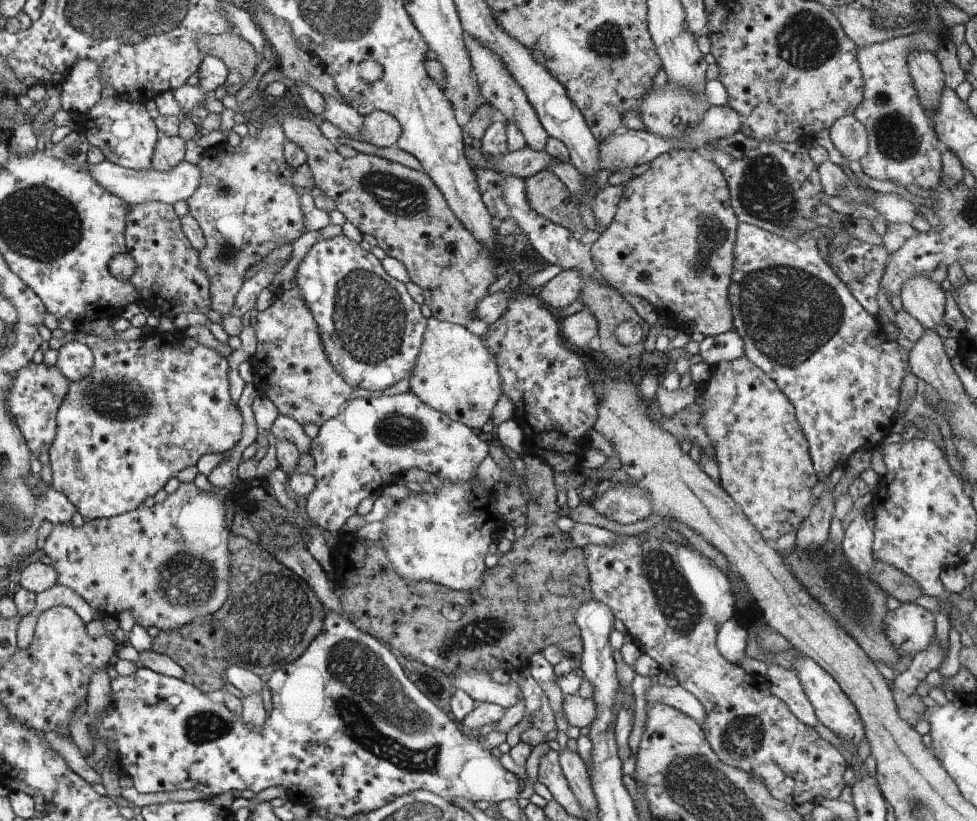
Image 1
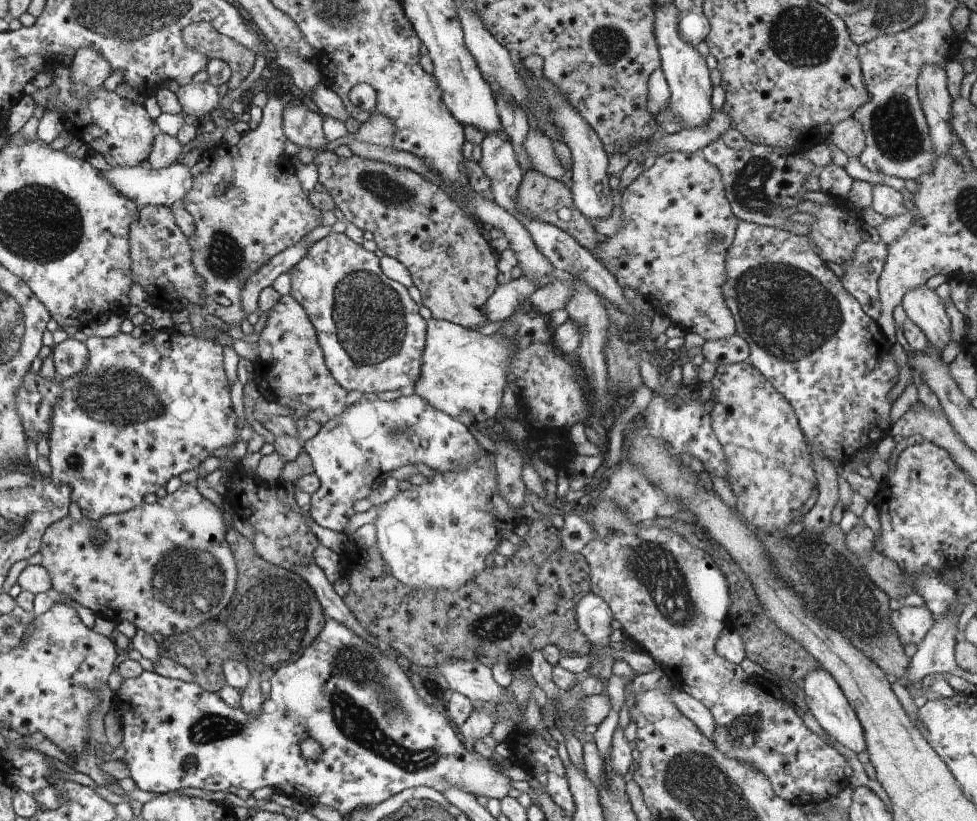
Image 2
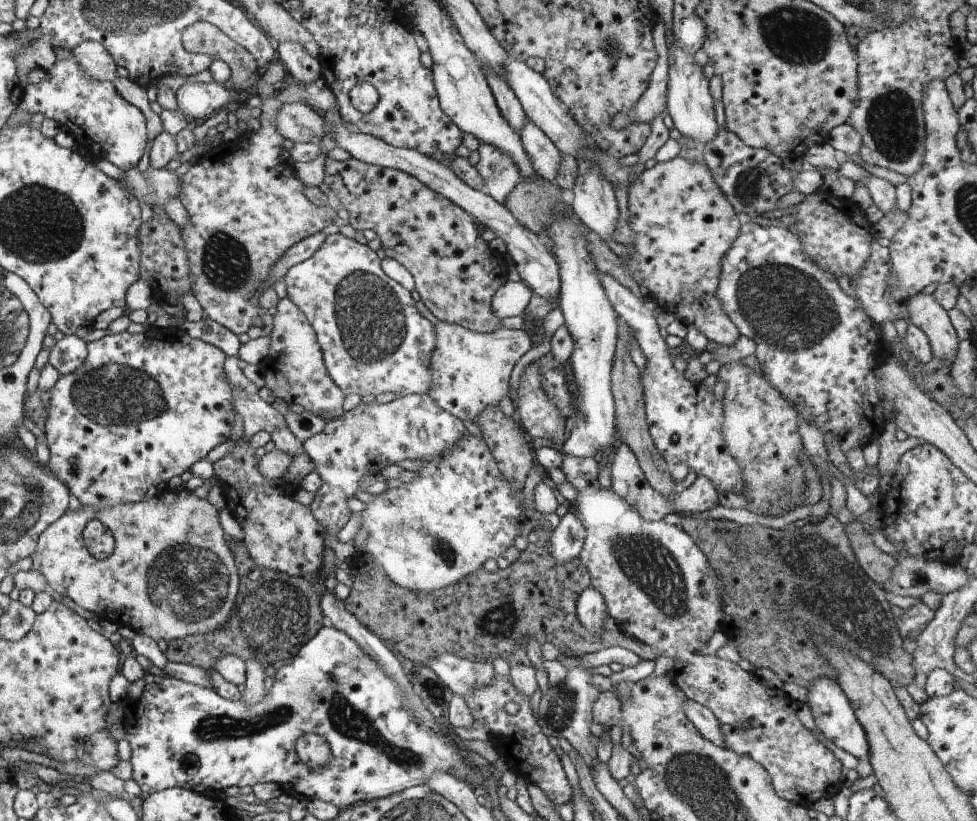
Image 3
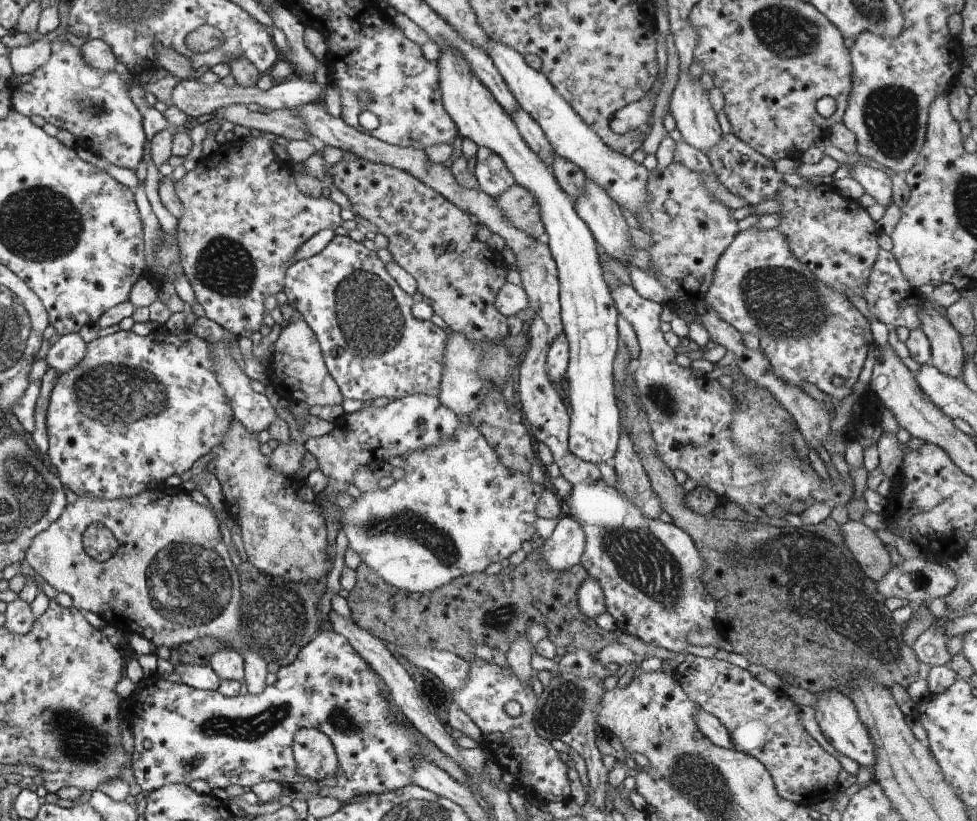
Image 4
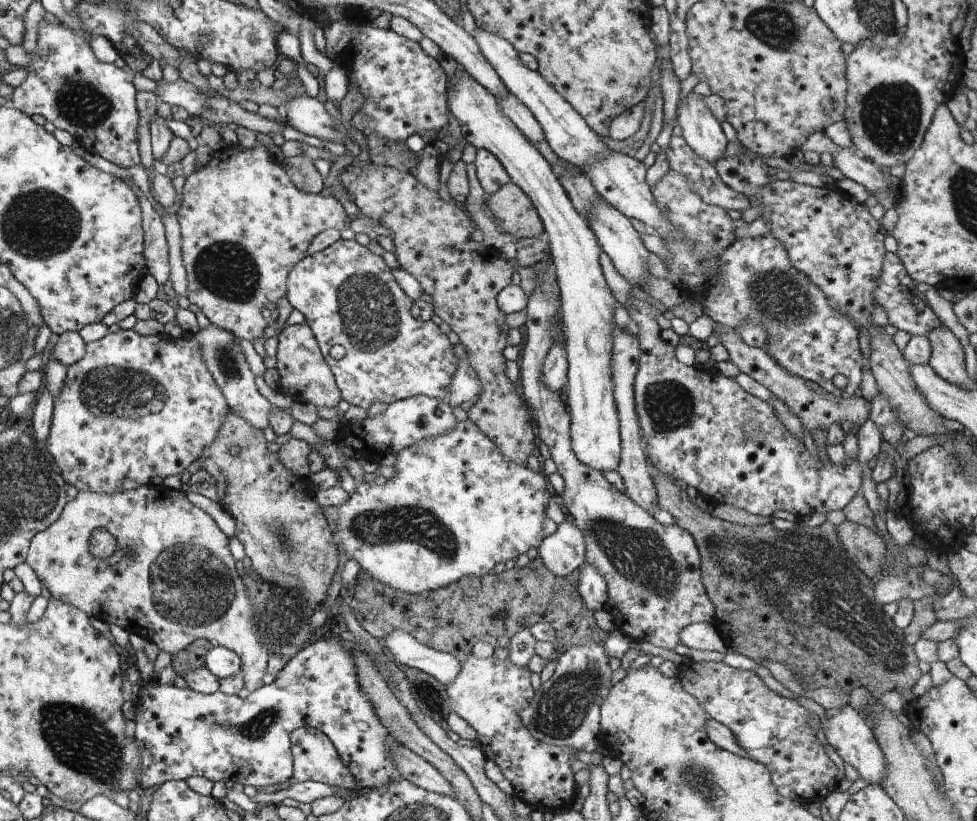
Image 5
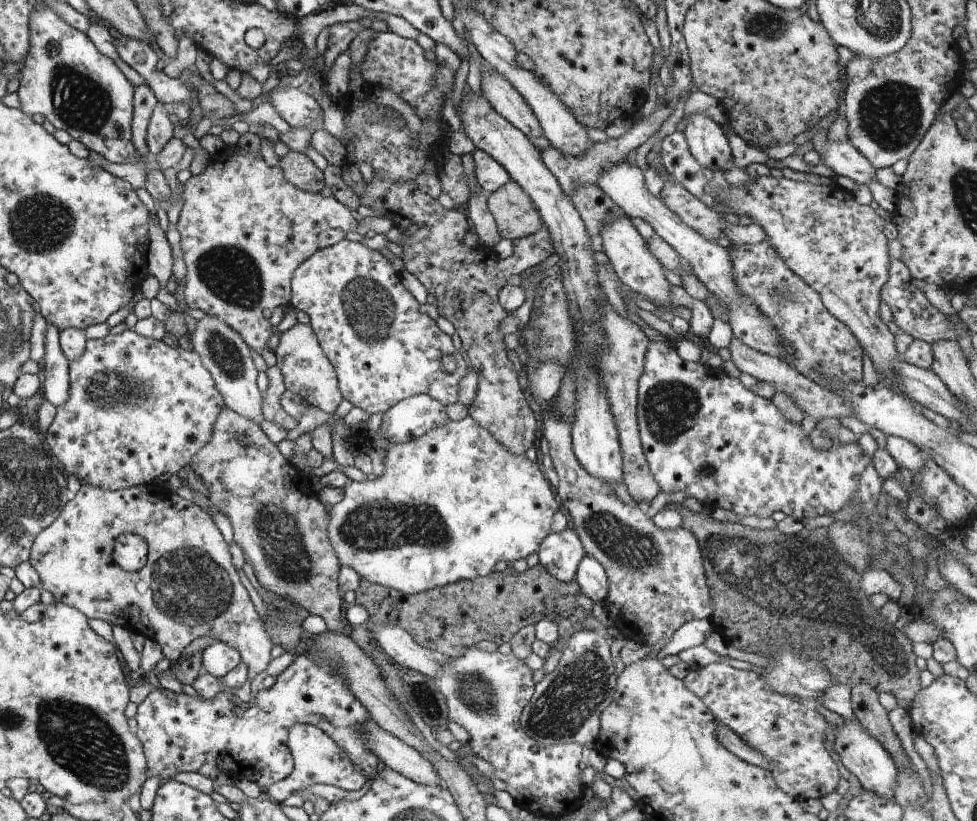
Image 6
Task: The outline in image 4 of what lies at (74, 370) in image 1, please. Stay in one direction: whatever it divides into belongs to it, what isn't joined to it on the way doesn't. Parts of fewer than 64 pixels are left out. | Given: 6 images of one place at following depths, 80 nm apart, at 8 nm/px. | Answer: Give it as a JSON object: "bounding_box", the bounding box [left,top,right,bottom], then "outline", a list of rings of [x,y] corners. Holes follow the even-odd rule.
{"bounding_box":[46,333,88,374],"outline":[[[71,333],[62,335],[60,340],[52,345],[46,360],[49,367],[54,368],[58,374],[62,374],[73,370],[80,362],[82,362],[82,358],[85,358],[87,353],[88,345],[80,337],[80,334]]]}

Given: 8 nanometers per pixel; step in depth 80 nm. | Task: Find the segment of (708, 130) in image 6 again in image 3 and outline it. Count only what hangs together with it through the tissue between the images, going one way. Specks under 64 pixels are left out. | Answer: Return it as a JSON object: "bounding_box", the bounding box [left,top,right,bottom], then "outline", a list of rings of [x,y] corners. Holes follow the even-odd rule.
{"bounding_box":[667,47,720,148],"outline":[[[674,47],[668,57],[667,110],[672,117],[674,127],[681,135],[692,138],[701,148],[716,138],[720,126],[716,121],[715,102],[710,94],[709,81],[703,68],[698,66],[690,54],[680,47]]]}

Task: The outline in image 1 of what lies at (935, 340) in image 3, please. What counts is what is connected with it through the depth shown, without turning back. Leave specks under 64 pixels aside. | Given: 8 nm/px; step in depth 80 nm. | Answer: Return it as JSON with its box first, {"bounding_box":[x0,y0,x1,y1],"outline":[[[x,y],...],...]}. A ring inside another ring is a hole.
{"bounding_box":[900,274,946,330],"outline":[[[916,274],[914,278],[908,278],[904,284],[902,284],[902,290],[900,298],[902,298],[902,305],[904,310],[914,316],[916,320],[919,320],[920,324],[925,330],[936,330],[936,326],[943,326],[945,315],[946,294],[942,290],[941,284],[936,284],[931,276],[922,276],[922,274]]]}

